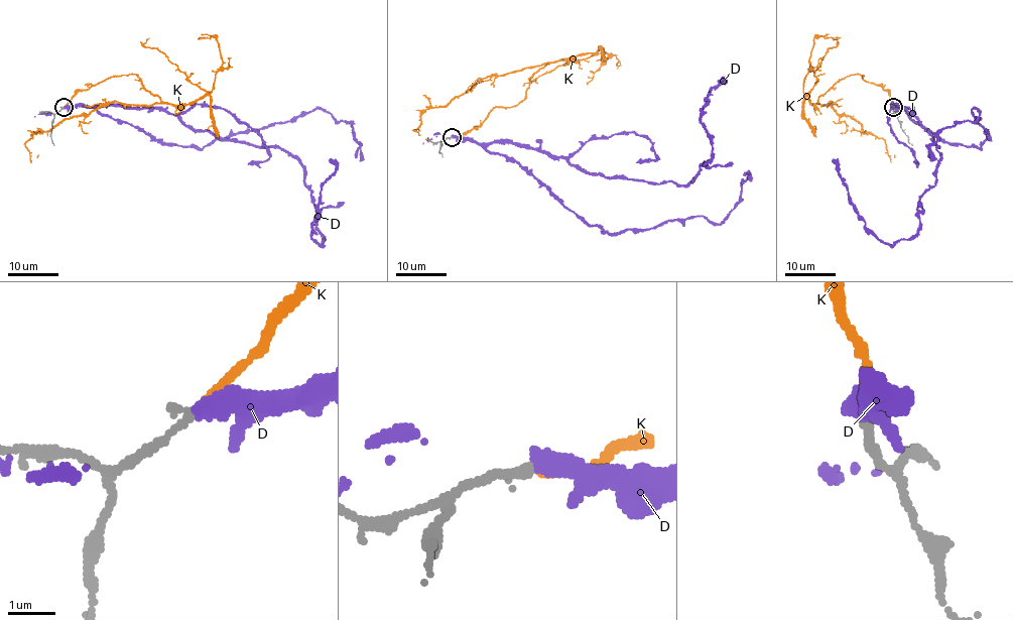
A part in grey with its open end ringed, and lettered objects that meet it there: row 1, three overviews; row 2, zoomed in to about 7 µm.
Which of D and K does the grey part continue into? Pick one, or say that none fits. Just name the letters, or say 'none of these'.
K

